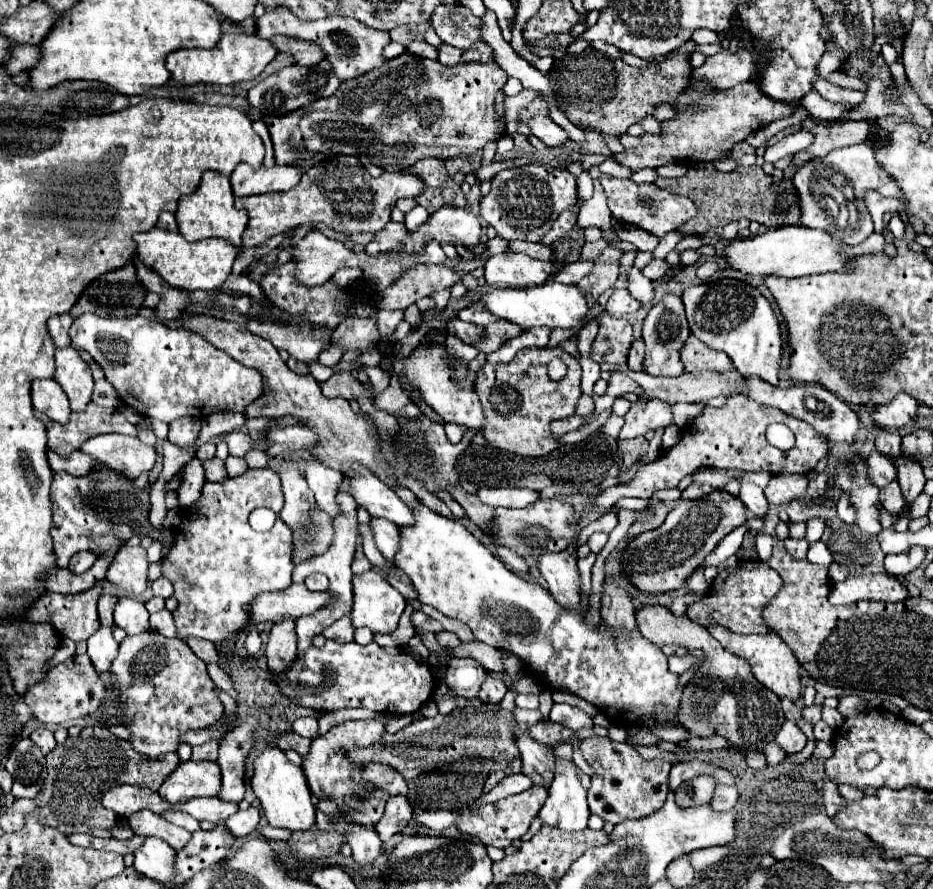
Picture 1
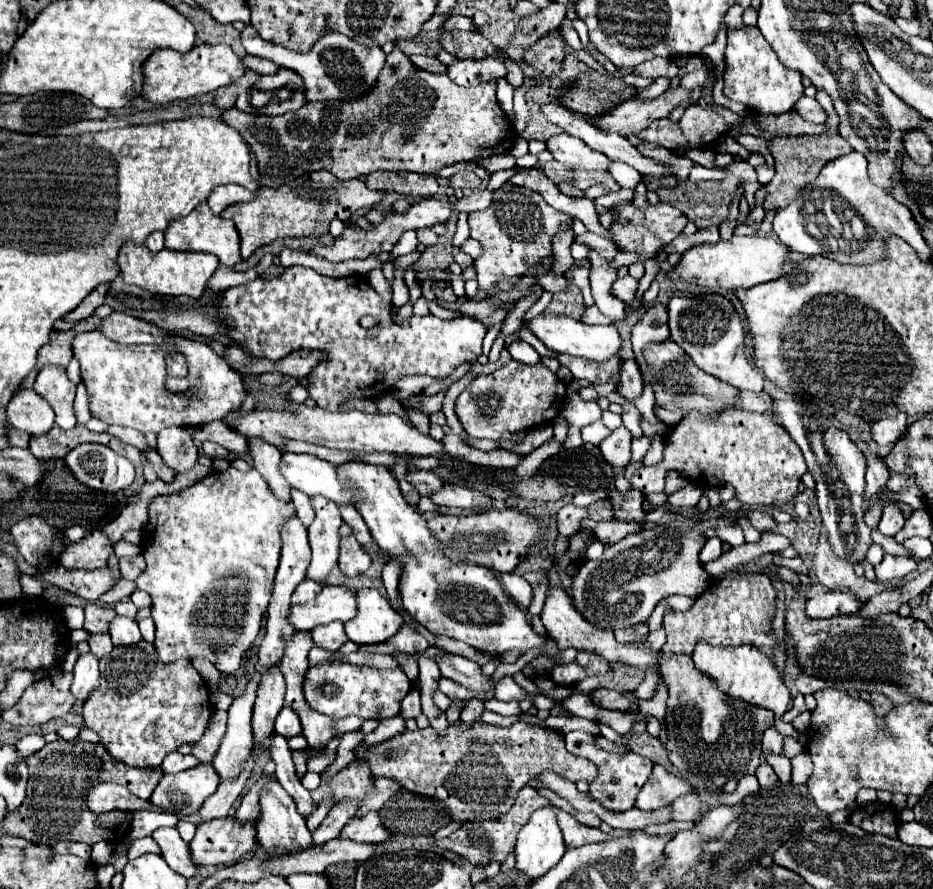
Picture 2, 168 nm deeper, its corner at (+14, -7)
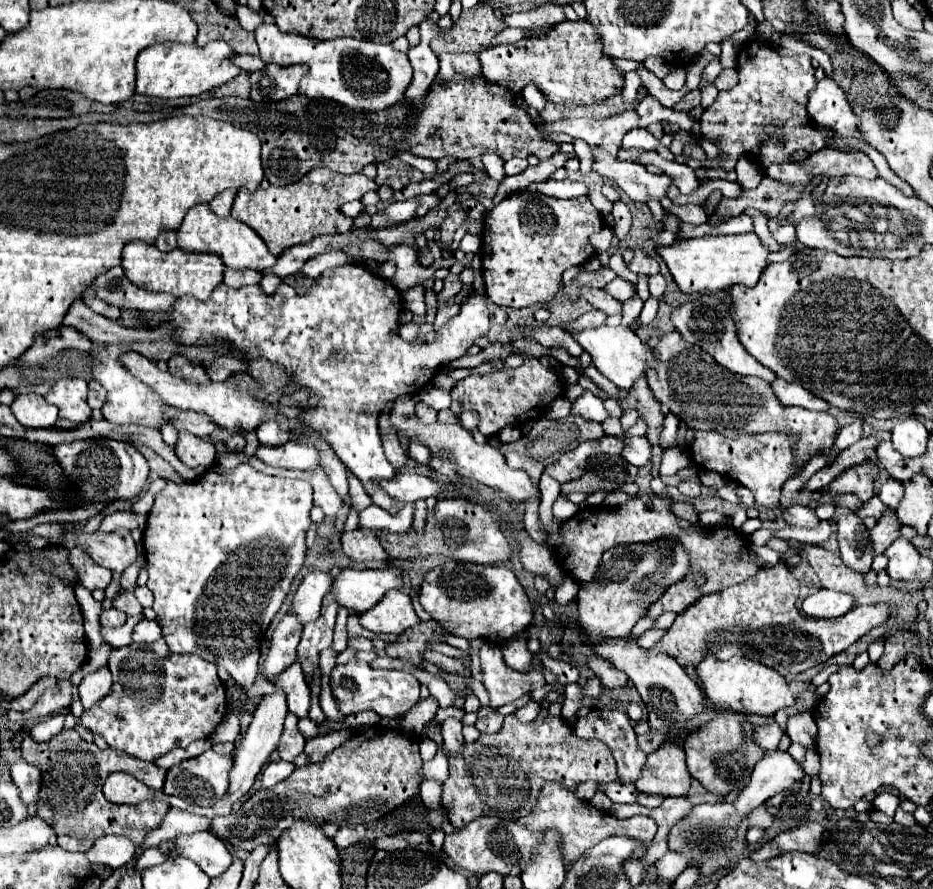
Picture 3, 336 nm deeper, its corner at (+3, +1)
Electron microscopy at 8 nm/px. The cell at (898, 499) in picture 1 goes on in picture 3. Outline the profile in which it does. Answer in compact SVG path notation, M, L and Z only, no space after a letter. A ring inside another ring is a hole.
M873 496L869 502L865 502L865 504L857 510L857 514L861 514L863 518L867 518L867 516L881 518L885 512L887 512L887 508L885 508L885 504L881 504L881 500L879 500L877 496Z

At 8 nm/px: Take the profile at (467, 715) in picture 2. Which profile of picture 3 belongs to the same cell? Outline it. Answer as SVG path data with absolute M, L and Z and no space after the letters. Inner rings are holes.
M495 712L495 714L489 714L481 720L477 720L475 726L477 726L479 732L497 732L501 728L501 724L503 724L503 716Z

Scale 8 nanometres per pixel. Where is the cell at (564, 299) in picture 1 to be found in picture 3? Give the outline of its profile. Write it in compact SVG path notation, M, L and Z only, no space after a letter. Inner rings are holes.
M597 326L597 328L583 328L573 332L573 338L581 344L581 348L585 352L589 352L593 356L593 364L595 368L607 376L613 384L617 384L623 390L629 390L633 386L633 382L645 374L647 366L655 366L655 356L651 352L651 348L639 340L639 336L625 326Z

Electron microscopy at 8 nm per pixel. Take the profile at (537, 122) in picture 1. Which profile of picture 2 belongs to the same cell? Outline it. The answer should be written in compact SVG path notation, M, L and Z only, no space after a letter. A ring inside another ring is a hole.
M560 134L550 138L548 150L554 154L554 160L572 170L588 170L588 172L610 172L612 160L602 152L594 152L580 138L572 138L568 134Z

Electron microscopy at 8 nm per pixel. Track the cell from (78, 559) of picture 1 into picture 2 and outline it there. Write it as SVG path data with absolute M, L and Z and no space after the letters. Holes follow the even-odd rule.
M102 530L88 532L82 540L72 542L70 548L62 550L60 564L72 570L98 570L104 568L108 558L114 554L112 542Z

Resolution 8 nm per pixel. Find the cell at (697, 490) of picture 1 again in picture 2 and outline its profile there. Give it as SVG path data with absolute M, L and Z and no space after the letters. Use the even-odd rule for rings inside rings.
M688 484L682 490L670 494L668 496L668 504L676 506L676 508L694 508L698 504L700 496L702 496L702 488L694 486L694 484Z

